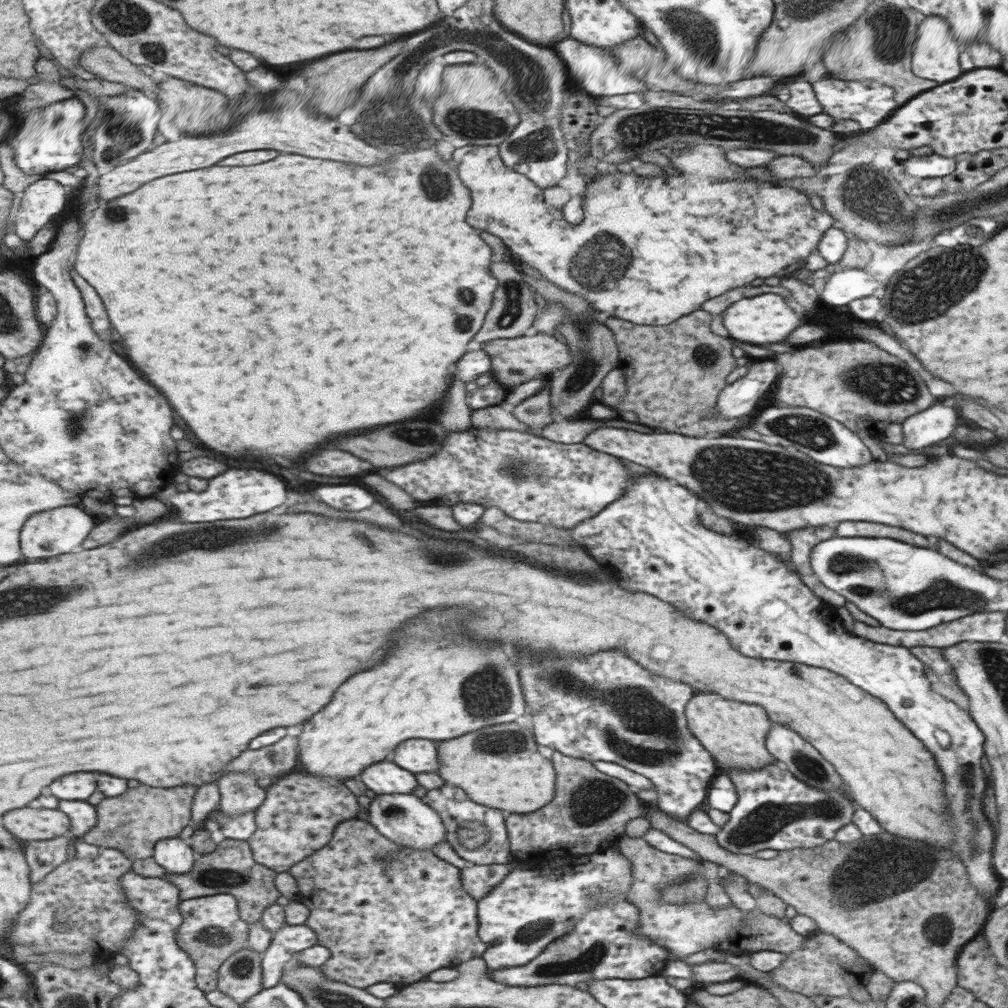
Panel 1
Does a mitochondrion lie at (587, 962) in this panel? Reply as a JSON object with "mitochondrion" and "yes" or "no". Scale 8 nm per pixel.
{"mitochondrion":"yes"}

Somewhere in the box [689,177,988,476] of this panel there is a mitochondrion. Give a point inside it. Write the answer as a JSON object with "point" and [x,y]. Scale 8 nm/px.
{"point":[884,382]}

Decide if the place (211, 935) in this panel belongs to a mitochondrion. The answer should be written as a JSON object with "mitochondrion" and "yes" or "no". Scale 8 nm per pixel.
{"mitochondrion":"yes"}

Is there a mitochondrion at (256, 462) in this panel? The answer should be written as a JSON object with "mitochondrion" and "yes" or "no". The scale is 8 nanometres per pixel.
{"mitochondrion":"no"}

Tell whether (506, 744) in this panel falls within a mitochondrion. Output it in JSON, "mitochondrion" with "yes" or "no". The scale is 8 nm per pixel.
{"mitochondrion":"yes"}

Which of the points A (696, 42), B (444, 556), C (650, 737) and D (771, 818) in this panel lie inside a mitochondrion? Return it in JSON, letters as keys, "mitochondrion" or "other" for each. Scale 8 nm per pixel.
{"A":"mitochondrion","B":"mitochondrion","C":"mitochondrion","D":"mitochondrion"}

